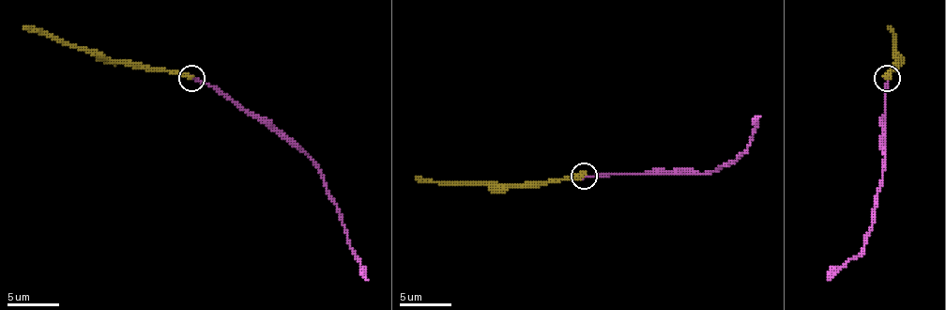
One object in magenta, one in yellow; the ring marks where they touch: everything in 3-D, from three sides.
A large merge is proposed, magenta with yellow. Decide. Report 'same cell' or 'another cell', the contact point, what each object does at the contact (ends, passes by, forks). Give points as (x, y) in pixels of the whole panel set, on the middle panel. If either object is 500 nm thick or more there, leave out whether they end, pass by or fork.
same cell; place (584, 176); magenta ends; yellow ends

